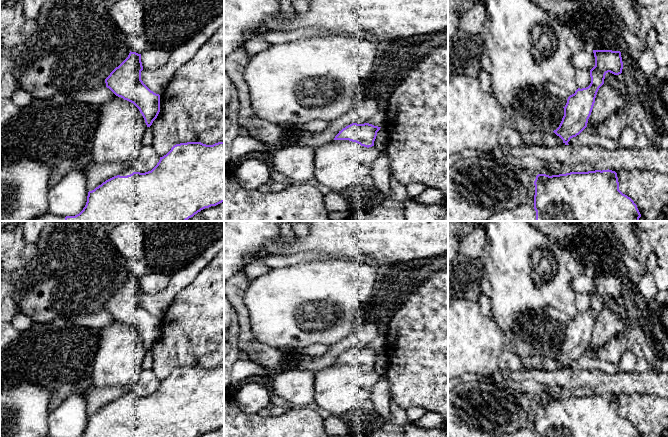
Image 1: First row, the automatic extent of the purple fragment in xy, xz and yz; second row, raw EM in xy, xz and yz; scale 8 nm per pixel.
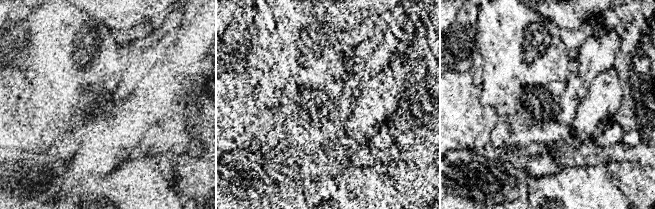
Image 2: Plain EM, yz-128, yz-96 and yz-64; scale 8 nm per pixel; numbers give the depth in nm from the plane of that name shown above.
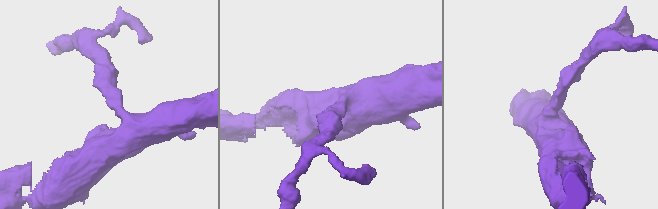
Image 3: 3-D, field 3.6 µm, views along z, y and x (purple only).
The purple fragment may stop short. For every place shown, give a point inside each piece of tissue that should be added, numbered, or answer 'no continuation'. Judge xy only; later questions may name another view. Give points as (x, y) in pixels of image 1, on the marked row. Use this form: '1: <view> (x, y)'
1: xy (128, 170)

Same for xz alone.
no continuation

